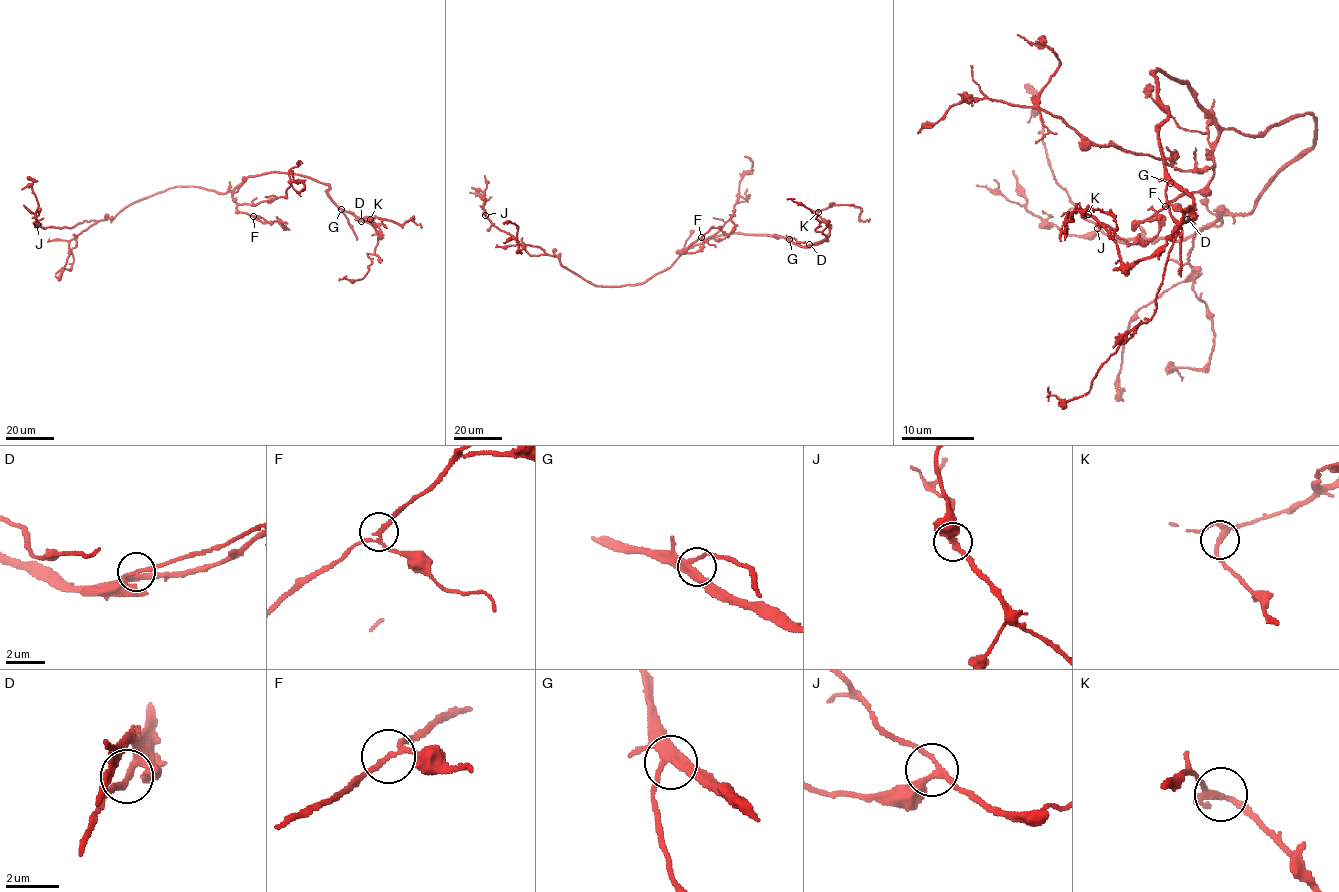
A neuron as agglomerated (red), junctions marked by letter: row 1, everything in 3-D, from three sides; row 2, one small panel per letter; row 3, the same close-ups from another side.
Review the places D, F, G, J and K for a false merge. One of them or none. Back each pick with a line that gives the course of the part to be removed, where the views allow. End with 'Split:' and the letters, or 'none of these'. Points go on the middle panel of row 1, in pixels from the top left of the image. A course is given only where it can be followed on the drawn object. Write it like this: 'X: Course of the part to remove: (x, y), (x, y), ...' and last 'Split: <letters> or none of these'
Split: none of these

